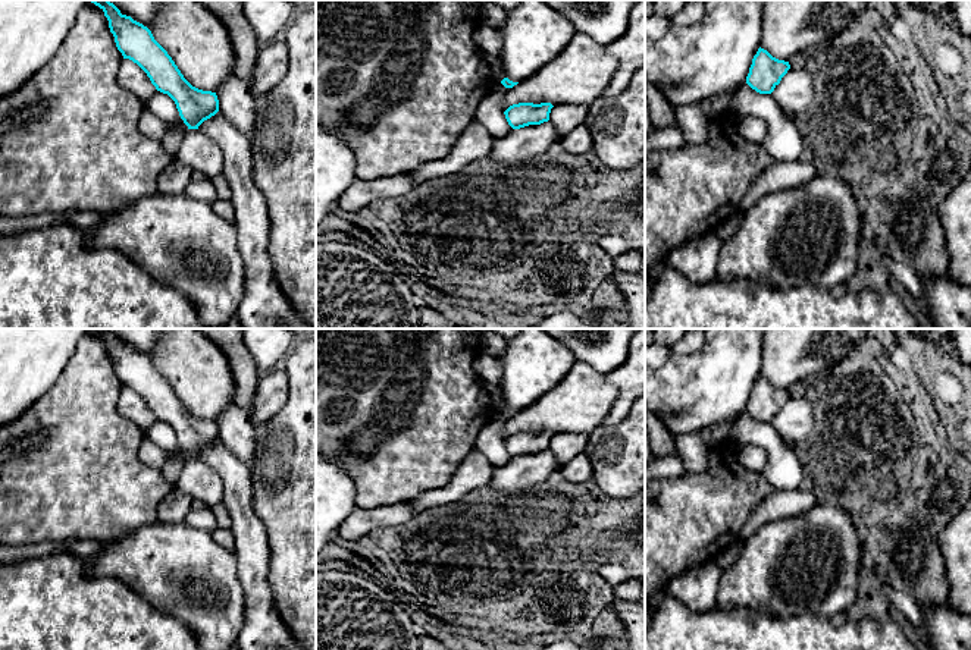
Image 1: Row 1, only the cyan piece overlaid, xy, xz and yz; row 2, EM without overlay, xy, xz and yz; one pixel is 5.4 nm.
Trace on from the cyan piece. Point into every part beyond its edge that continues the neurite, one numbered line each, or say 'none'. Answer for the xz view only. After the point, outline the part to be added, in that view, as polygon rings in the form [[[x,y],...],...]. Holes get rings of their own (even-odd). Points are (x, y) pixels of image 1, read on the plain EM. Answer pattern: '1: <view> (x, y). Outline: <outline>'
none

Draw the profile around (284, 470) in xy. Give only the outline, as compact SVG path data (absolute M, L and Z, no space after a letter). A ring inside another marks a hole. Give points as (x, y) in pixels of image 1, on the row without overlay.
M316 339L292 349L285 371L289 383L286 403L256 428L253 508L269 541L267 581L275 607L297 641L306 650L316 650Z

